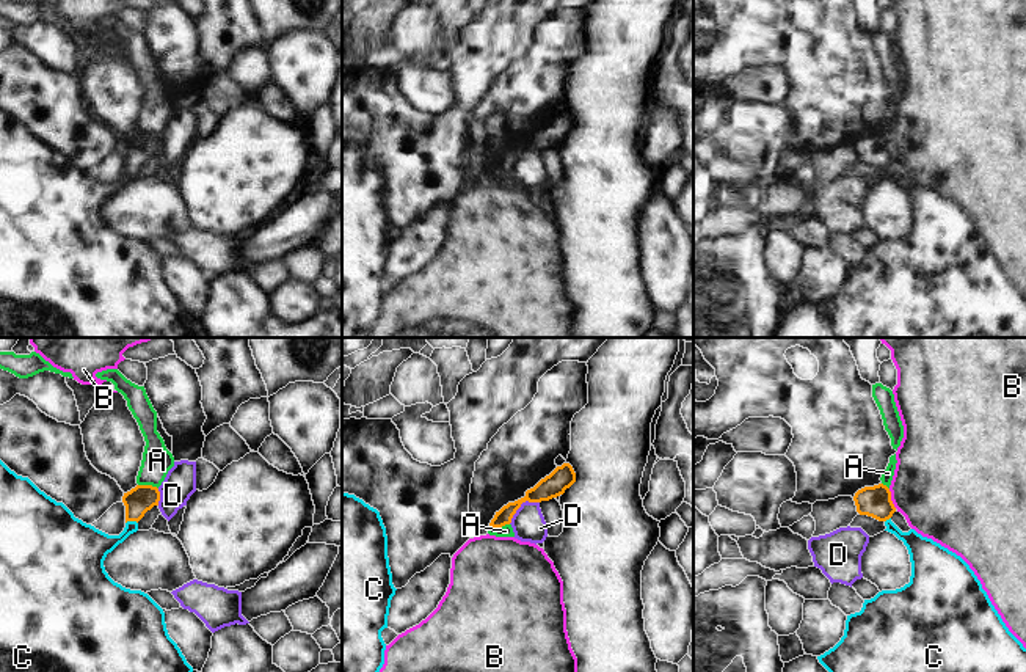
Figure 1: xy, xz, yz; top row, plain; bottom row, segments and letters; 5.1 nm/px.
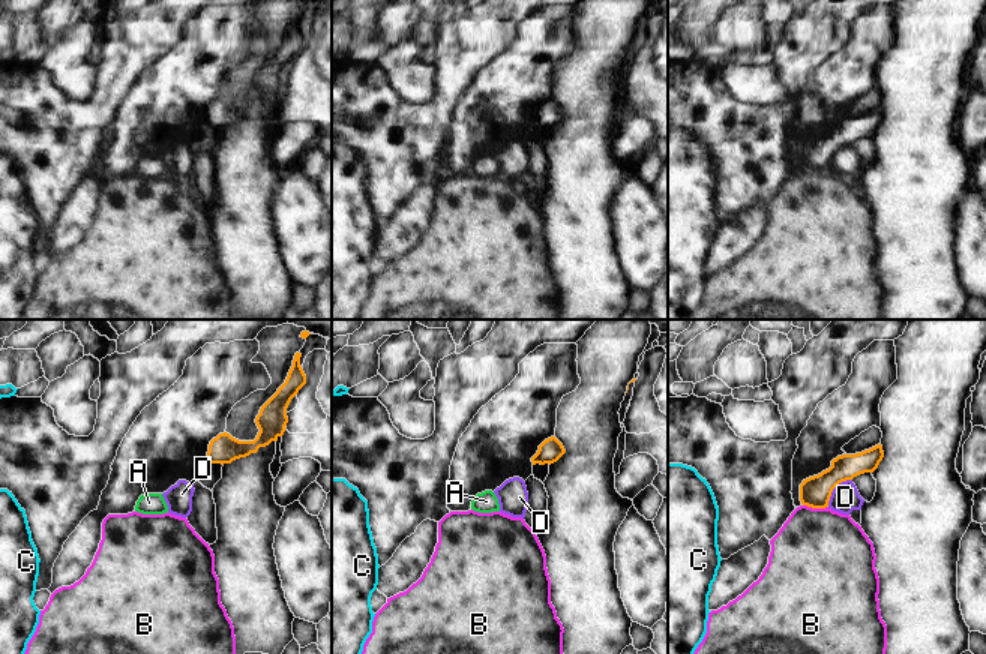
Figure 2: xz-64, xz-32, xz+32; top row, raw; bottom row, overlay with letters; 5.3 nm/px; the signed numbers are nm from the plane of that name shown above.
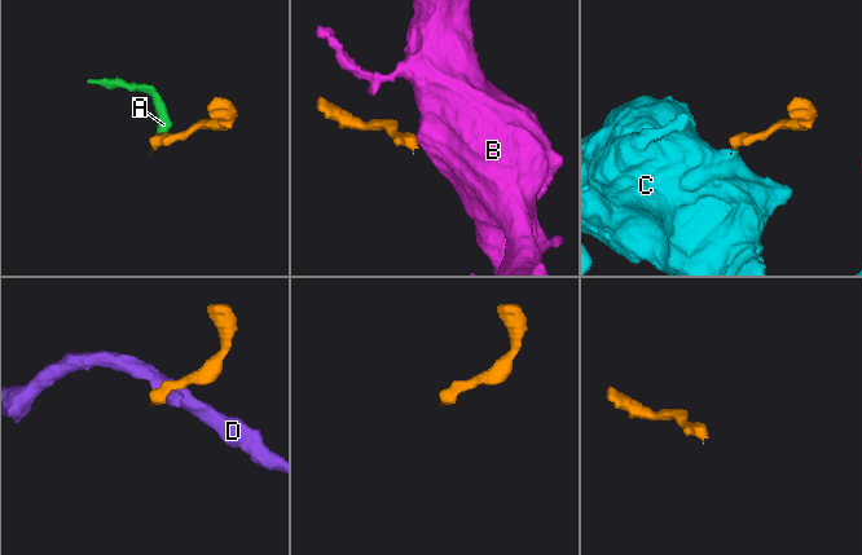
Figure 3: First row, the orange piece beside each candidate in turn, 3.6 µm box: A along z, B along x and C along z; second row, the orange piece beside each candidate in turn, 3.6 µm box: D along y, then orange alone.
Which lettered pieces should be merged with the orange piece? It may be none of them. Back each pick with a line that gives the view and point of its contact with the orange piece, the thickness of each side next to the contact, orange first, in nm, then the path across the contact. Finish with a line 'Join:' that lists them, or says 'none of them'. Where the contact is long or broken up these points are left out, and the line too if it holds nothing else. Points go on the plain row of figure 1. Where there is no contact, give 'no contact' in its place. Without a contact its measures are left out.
C: contact xy (130, 168); calibres 140 and 190 nm; way xy (141, 146), (130, 168), (120, 187), (90, 195)
Join: C

